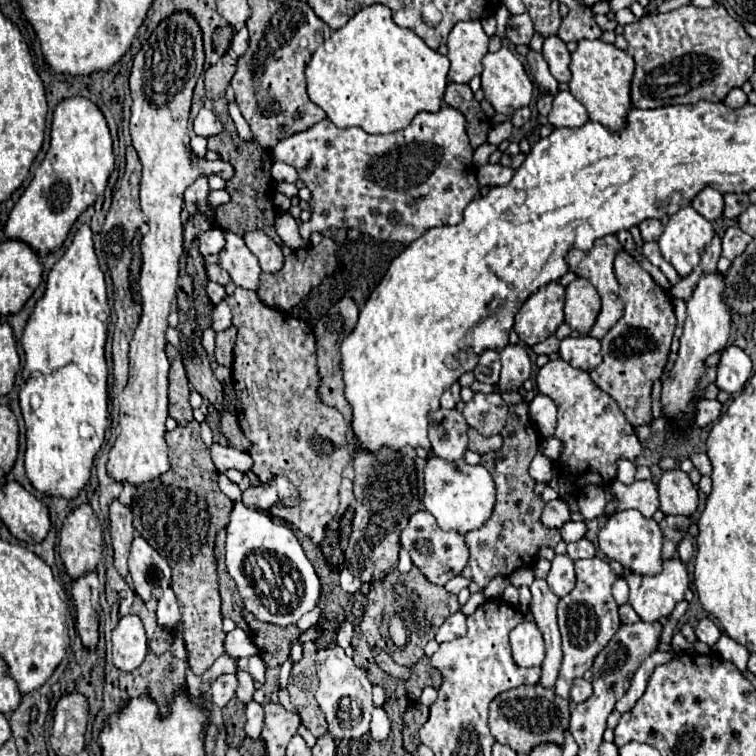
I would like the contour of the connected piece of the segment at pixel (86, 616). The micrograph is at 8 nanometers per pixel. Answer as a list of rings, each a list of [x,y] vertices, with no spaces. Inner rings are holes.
[[[94,570],[86,572],[84,576],[80,576],[72,582],[72,600],[74,600],[74,606],[76,606],[76,630],[78,630],[84,646],[92,650],[98,642],[98,608],[100,608],[100,602],[98,602],[98,576],[96,576]]]

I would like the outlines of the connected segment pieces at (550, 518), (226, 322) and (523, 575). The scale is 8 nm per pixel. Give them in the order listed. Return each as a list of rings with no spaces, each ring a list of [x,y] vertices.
[[[552,500],[542,512],[542,524],[546,528],[562,528],[570,520],[570,510],[564,500]]]
[[[220,302],[218,306],[214,306],[212,310],[212,324],[211,327],[216,332],[220,330],[226,330],[228,326],[232,324],[232,314],[230,314],[230,308],[226,302]]]
[[[518,568],[518,570],[514,570],[512,574],[510,574],[510,582],[518,588],[518,586],[530,586],[532,584],[532,580],[534,580],[534,572],[532,572],[532,568]]]

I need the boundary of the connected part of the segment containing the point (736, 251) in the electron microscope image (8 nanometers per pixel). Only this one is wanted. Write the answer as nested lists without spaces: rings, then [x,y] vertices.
[[[738,226],[726,228],[726,232],[722,236],[722,256],[726,256],[728,260],[734,260],[736,256],[740,256],[746,250],[750,240],[752,240],[752,236],[742,232]]]

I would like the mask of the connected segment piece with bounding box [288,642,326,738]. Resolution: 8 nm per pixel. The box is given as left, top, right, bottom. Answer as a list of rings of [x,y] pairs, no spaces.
[[[314,642],[304,644],[304,658],[300,660],[300,664],[292,666],[288,692],[290,692],[294,708],[298,710],[300,718],[302,718],[302,724],[318,738],[326,732],[326,720],[314,698],[316,688],[318,688],[316,664],[314,664],[316,652],[318,652],[318,648]]]

